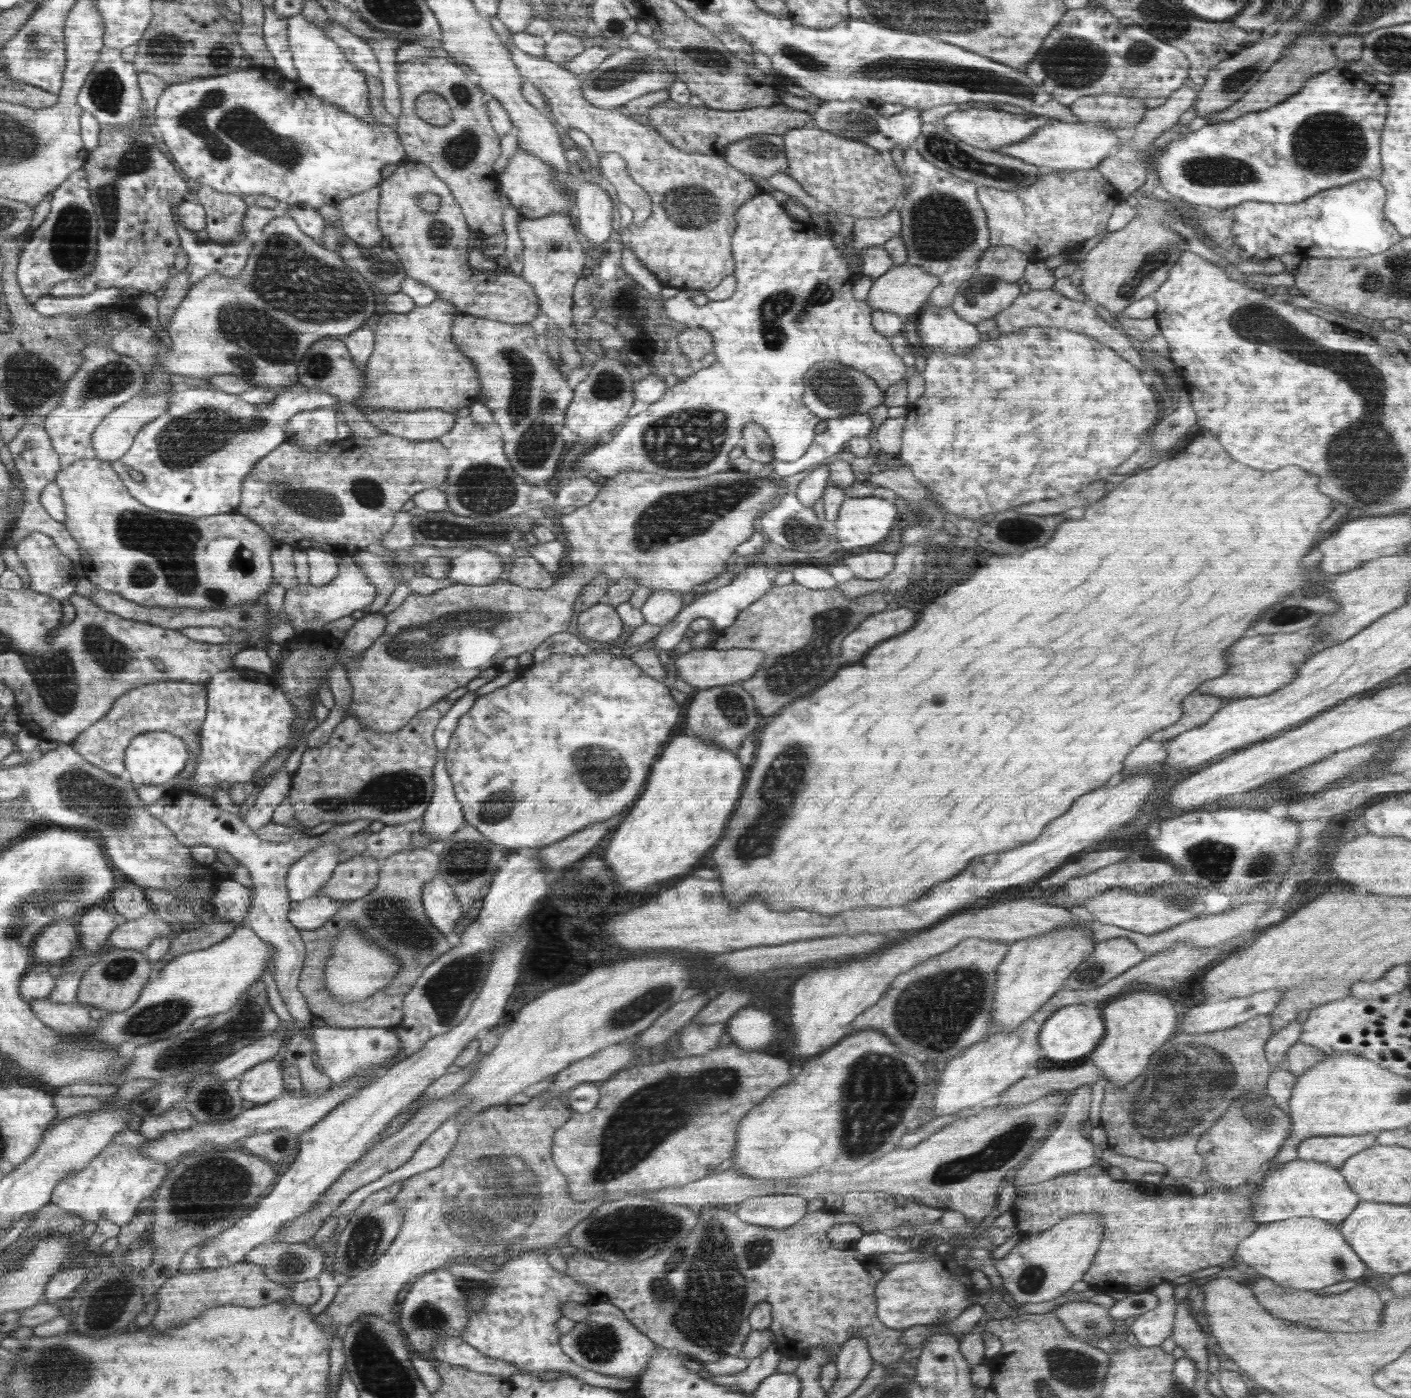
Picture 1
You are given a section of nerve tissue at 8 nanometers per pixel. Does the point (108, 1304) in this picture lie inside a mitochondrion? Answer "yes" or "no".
yes

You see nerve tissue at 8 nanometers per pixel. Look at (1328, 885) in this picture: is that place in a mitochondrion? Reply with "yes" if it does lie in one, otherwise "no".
no

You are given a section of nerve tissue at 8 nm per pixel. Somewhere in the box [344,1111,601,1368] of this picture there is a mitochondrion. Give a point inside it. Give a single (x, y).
(492, 1203)

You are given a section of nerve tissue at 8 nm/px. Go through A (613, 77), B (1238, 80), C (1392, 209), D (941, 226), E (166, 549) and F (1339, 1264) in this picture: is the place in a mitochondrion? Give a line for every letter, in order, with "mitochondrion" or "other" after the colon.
A: mitochondrion
B: mitochondrion
C: other
D: mitochondrion
E: mitochondrion
F: mitochondrion

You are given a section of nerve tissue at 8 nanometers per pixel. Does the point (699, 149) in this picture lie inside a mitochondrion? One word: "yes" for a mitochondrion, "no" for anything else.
no

